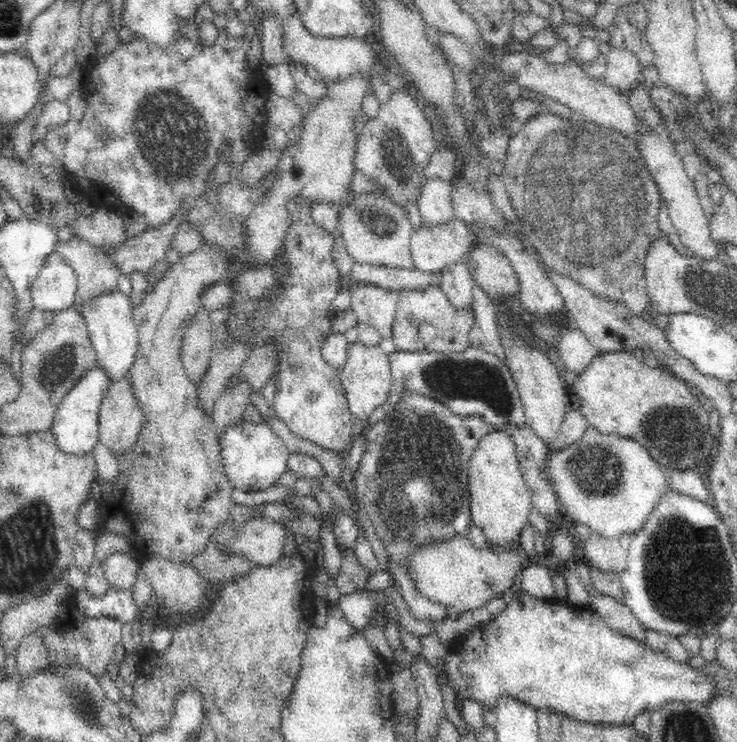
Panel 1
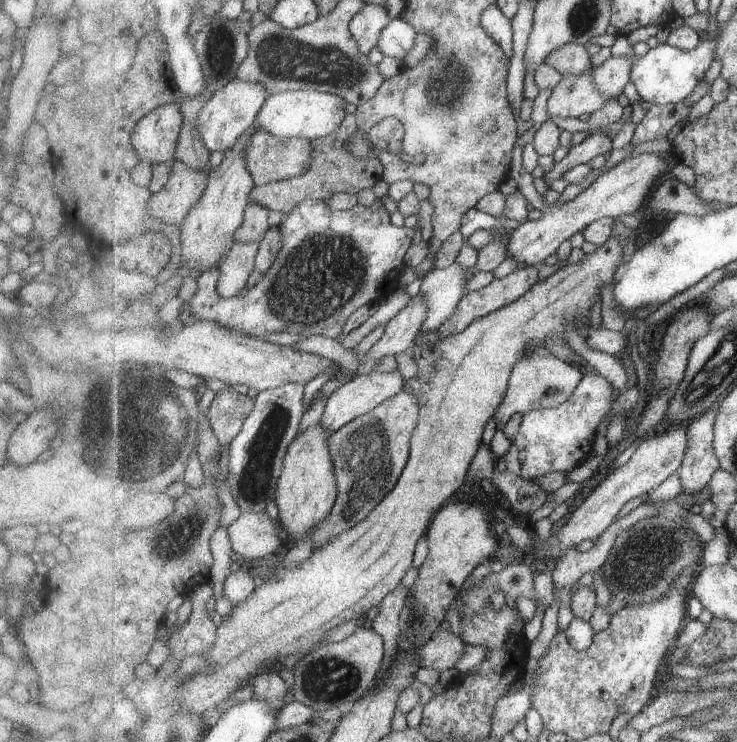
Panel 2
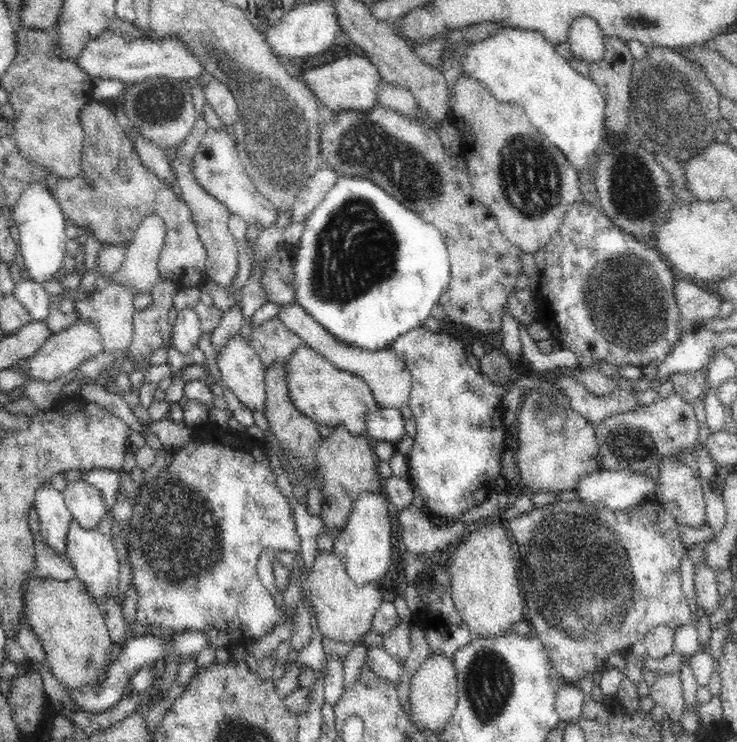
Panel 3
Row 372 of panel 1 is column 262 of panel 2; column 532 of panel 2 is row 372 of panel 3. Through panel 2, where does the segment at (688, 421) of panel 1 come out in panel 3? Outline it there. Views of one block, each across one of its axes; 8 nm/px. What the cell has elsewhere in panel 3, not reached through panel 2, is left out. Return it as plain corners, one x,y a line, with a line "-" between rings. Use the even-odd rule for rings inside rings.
303,345
287,361
288,389
296,407
312,420
327,427
346,426
354,436
368,430
368,416
379,412
381,407
374,399
368,383
358,375
336,368
323,358
316,349

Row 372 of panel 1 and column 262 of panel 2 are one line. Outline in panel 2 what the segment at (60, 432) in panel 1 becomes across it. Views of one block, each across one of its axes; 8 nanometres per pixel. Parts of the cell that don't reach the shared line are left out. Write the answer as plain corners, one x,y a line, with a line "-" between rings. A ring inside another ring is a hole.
233,79
225,88
218,90
206,107
201,109
198,131
201,133
207,148
213,151
225,152
234,147
240,136
243,136
248,128
255,122
263,105
270,99
272,94
264,84

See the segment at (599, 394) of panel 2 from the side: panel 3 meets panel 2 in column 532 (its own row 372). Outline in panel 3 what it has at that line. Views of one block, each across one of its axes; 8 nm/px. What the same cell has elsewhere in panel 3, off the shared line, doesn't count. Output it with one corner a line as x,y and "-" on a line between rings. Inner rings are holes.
423,326
396,338
388,349
403,360
412,373
413,384
407,404
417,425
416,436
407,454
412,488
420,493
431,517
454,518
482,505
483,499
488,497
488,490
501,476
501,456
507,446
502,402
512,383
509,380
504,385
494,385
486,375
467,363
467,351
460,342
448,334
432,333

